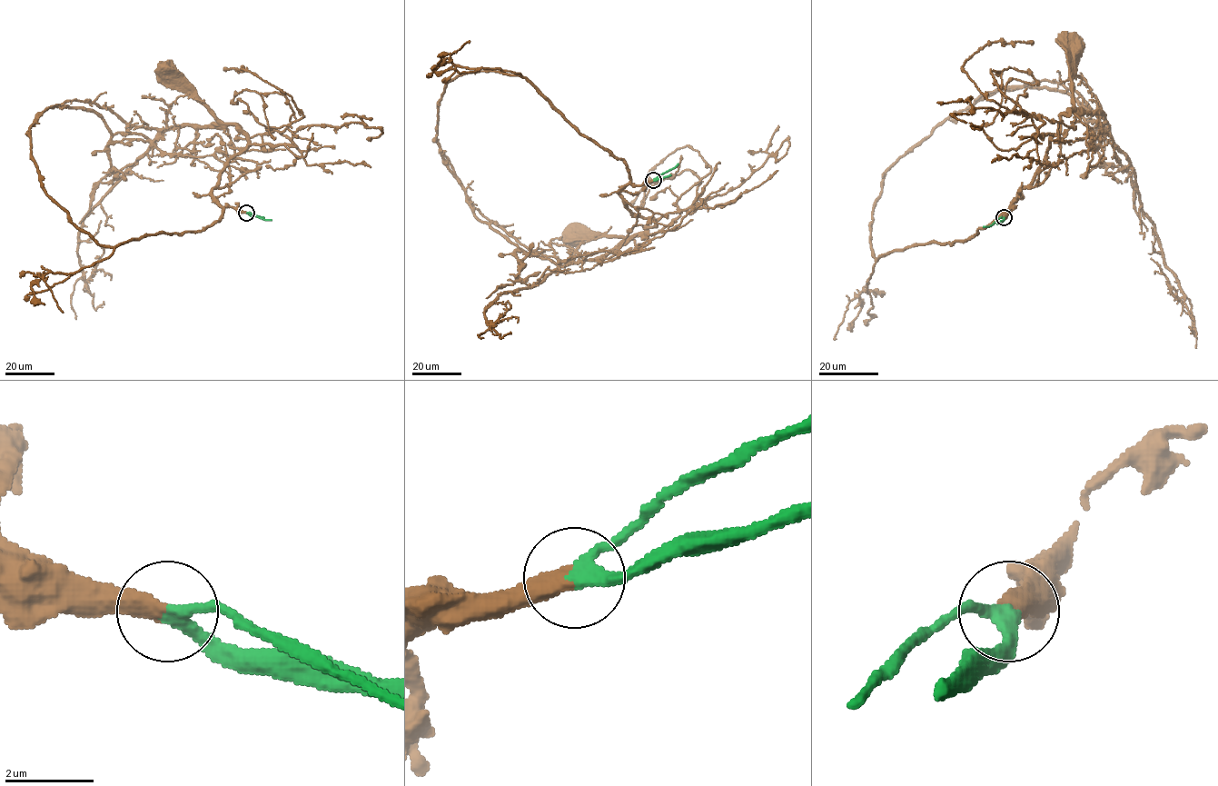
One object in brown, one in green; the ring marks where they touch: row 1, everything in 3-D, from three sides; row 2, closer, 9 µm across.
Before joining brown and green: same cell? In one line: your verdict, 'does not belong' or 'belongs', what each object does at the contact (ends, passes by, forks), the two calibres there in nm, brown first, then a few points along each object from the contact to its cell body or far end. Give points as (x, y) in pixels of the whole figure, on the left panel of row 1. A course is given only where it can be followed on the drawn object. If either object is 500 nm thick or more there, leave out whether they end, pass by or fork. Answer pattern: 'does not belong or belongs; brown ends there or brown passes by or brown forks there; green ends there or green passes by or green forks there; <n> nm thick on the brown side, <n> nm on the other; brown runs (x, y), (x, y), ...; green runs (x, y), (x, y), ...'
belongs; brown ends there; green passes by; 460 nm thick on the brown side, 280 nm on the other; brown runs (246, 213), (222, 206), (212, 190), (247, 137), (220, 122), (181, 84), (169, 81), (167, 74); green runs (247, 213), (272, 220)

